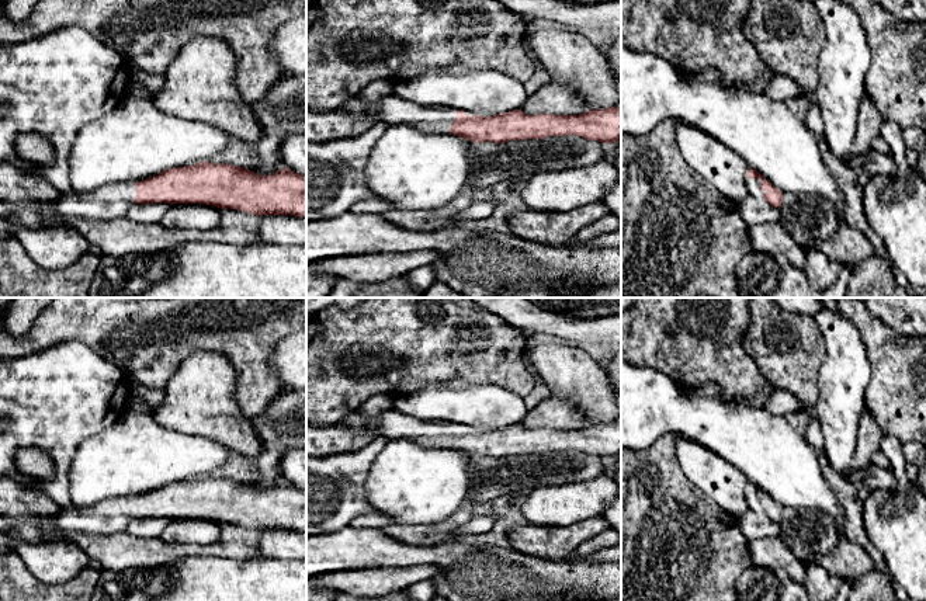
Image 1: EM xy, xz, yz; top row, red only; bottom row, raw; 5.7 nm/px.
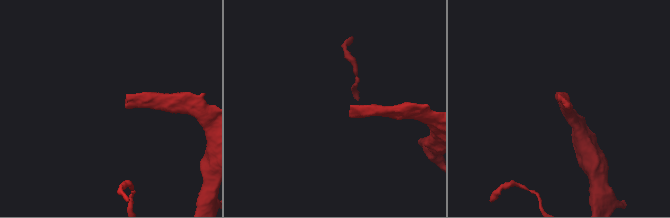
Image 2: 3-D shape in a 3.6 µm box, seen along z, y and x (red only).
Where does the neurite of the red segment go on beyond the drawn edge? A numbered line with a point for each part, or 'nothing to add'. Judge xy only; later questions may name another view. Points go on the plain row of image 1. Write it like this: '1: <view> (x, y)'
1: xy (110, 516)

